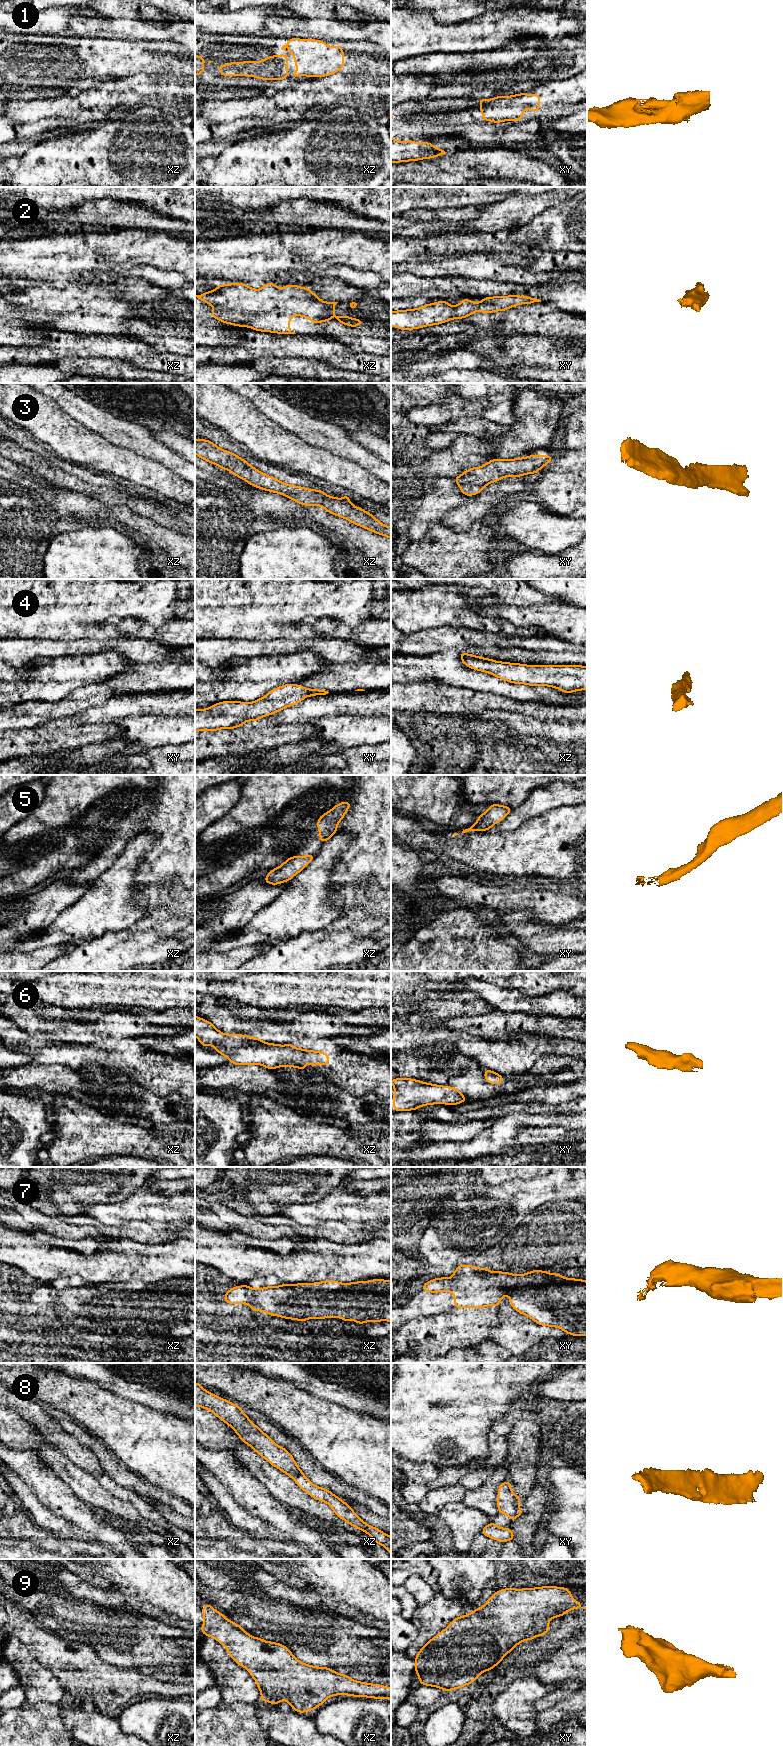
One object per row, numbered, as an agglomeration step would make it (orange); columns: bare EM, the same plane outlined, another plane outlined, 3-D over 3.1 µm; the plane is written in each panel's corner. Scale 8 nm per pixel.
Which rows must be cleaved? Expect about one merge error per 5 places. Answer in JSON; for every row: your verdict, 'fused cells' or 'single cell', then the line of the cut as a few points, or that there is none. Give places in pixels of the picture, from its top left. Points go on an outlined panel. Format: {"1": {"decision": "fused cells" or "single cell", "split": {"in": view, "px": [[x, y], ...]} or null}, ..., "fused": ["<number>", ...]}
{"1": {"decision": "single cell", "split": null}, "2": {"decision": "single cell", "split": null}, "3": {"decision": "single cell", "split": null}, "4": {"decision": "single cell", "split": null}, "5": {"decision": "single cell", "split": null}, "6": {"decision": "single cell", "split": null}, "7": {"decision": "single cell", "split": null}, "8": {"decision": "single cell", "split": null}, "9": {"decision": "single cell", "split": null}, "fused": []}

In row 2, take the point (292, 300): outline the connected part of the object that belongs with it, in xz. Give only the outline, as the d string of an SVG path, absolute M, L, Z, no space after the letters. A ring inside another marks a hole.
M232 283L218 285L215 290L195 297L213 306L211 317L262 332L296 334L290 331L293 316L303 316L319 324L332 321L334 315L336 321L347 326L364 324L357 318L336 315L335 305L338 302L324 302L310 288L298 285L279 288L274 283L266 283L257 290L246 284Z

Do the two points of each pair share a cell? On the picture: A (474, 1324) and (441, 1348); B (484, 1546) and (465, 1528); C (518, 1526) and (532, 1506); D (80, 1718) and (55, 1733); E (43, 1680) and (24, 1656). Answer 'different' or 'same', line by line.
A: same
B: different
C: same
D: different
E: same

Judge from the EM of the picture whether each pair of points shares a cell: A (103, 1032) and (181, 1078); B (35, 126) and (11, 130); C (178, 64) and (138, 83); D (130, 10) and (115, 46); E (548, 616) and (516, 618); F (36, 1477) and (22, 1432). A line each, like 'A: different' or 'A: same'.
A: different
B: same
C: different
D: different
E: same
F: different

